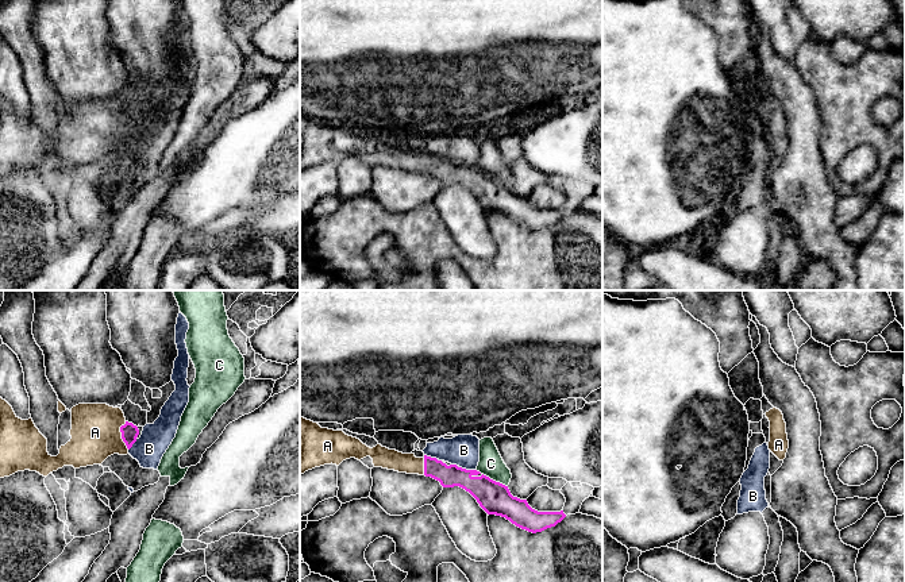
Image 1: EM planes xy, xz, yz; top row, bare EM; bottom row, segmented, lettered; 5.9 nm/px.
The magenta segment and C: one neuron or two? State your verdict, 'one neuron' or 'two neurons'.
two neurons

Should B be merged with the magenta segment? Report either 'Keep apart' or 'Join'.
Keep apart

